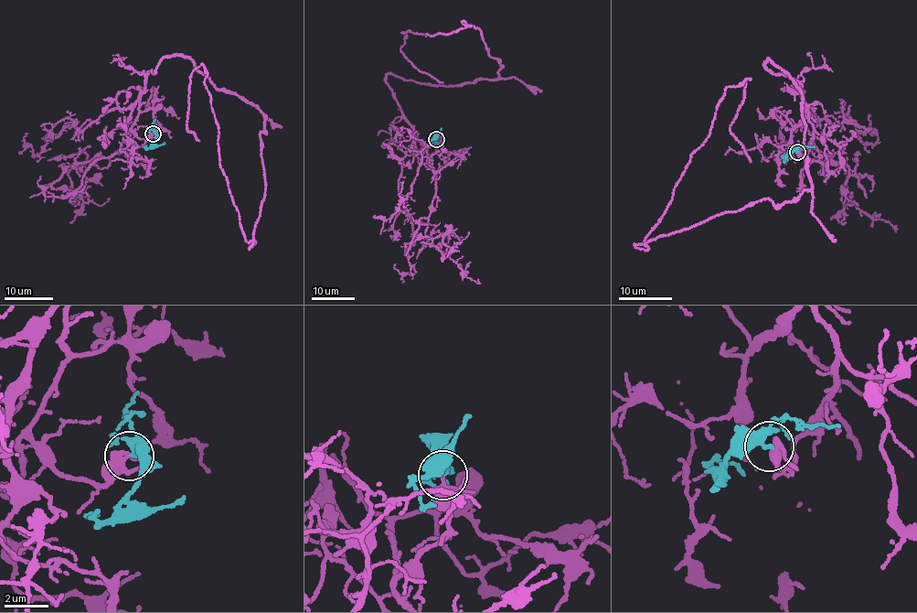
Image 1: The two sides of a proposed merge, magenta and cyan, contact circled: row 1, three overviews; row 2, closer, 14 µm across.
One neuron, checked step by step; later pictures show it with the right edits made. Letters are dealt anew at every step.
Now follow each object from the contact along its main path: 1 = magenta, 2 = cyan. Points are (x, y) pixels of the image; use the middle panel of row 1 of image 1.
1: (436, 140), (428, 158), (384, 79), (498, 77), (481, 29), (402, 33), (409, 60), (443, 83)
2: (436, 140), (434, 134), (431, 140), (435, 145)

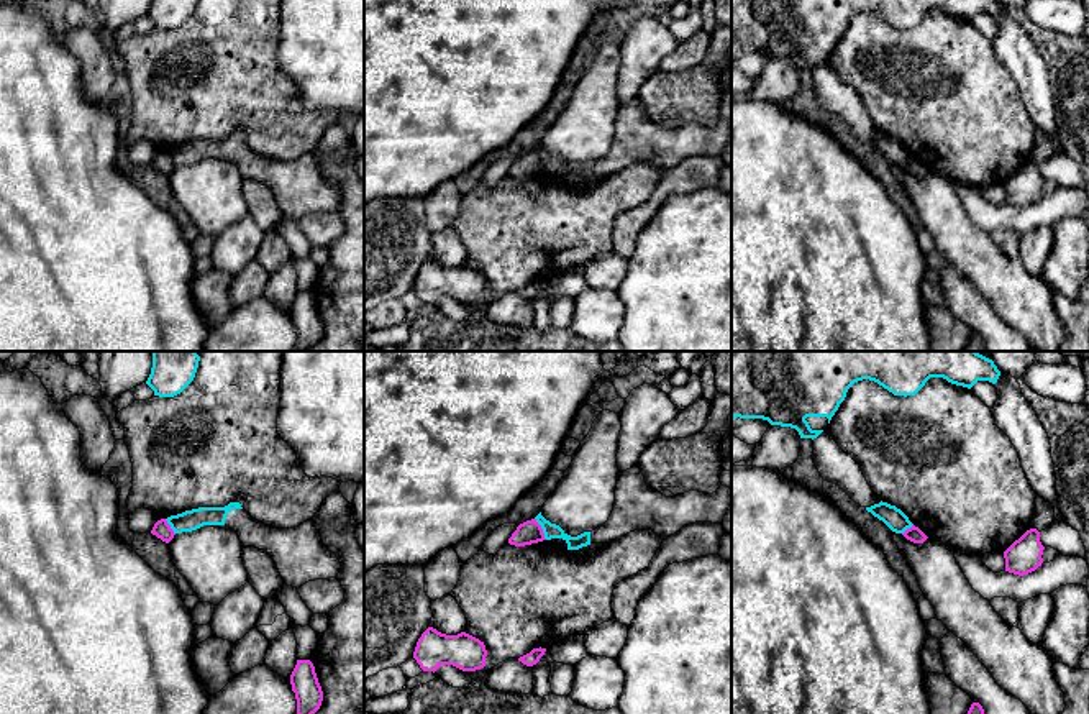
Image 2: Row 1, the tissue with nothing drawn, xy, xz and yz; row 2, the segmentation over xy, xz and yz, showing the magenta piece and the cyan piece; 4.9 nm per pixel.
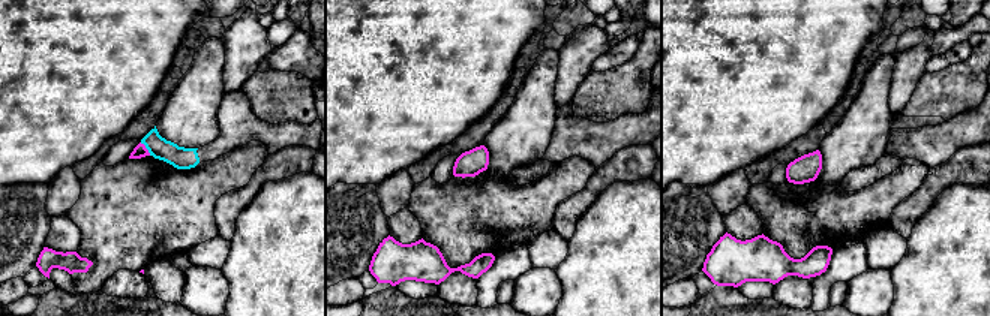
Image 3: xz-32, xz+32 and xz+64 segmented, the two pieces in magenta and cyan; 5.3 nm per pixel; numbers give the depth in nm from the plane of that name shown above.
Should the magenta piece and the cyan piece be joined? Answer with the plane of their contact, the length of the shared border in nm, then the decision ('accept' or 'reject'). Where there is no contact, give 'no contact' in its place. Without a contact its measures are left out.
contact in xz; length 130 nm; reject

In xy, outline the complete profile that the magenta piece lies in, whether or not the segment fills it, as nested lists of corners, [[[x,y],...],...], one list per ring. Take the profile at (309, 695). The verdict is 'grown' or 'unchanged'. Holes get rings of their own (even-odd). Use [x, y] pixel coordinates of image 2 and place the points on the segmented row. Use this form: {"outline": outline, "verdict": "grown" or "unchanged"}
{"outline": [[[297,660],[290,684],[297,699],[297,714],[315,714],[321,706],[323,691],[310,660]]], "verdict": "unchanged"}

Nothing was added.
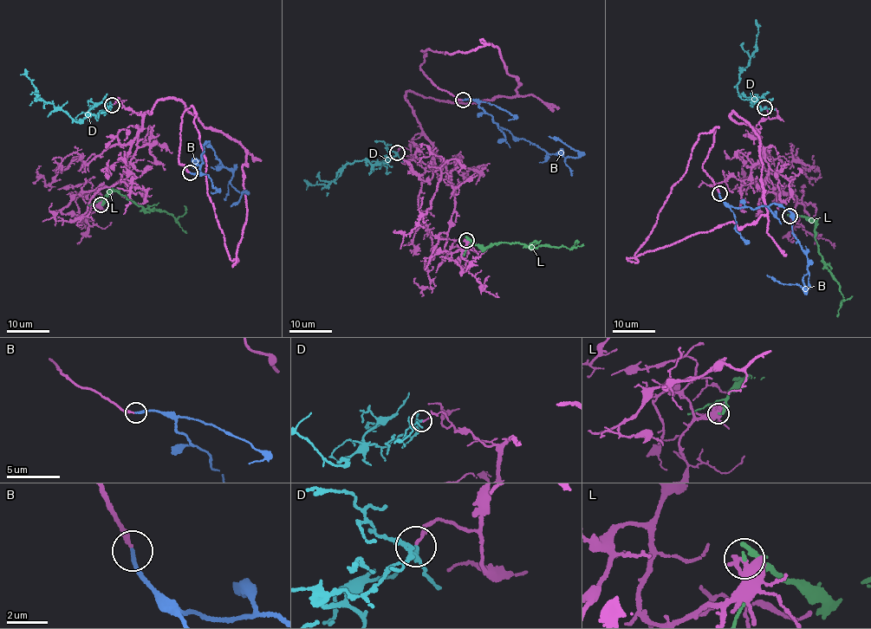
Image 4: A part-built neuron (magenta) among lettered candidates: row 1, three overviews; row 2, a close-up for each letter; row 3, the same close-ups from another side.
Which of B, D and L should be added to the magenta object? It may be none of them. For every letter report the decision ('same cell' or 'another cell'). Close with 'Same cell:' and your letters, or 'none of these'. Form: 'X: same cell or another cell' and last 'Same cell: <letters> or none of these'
B: same cell
D: another cell
L: another cell
Same cell: B

